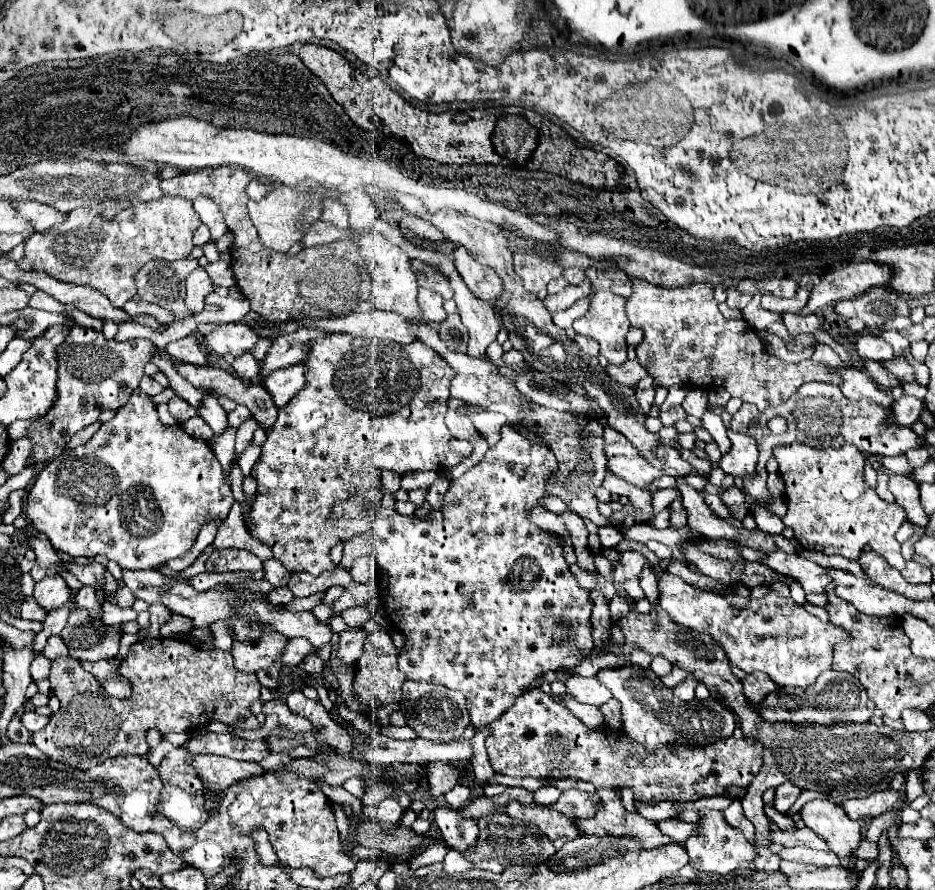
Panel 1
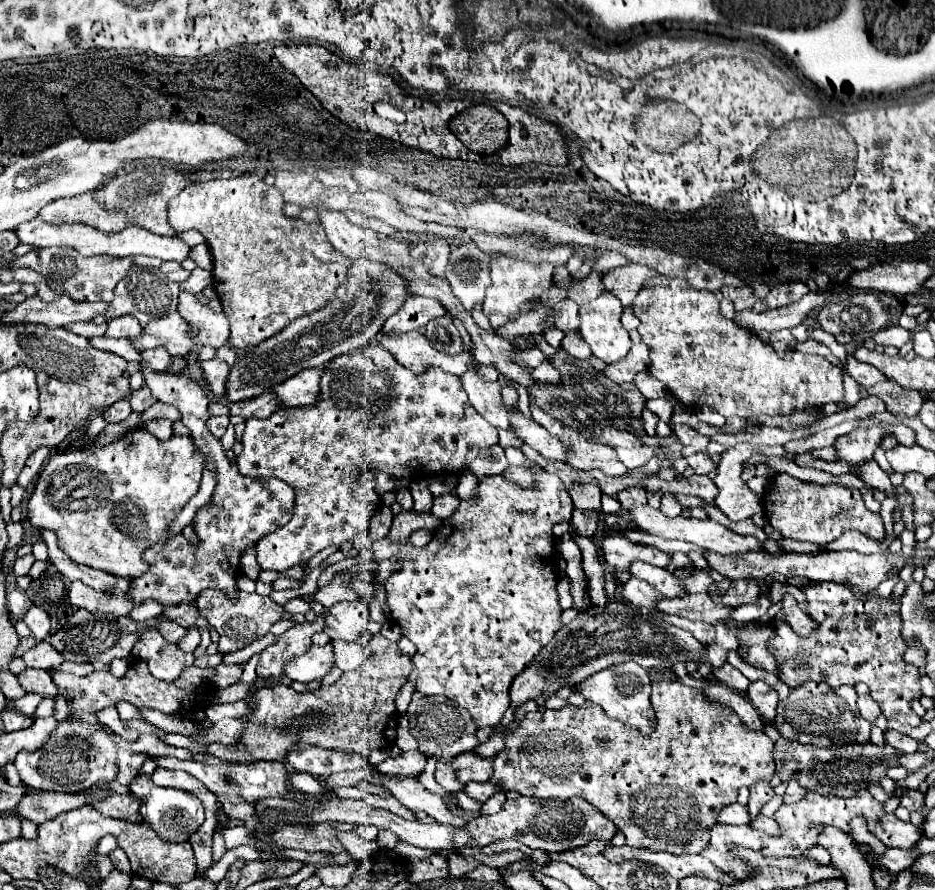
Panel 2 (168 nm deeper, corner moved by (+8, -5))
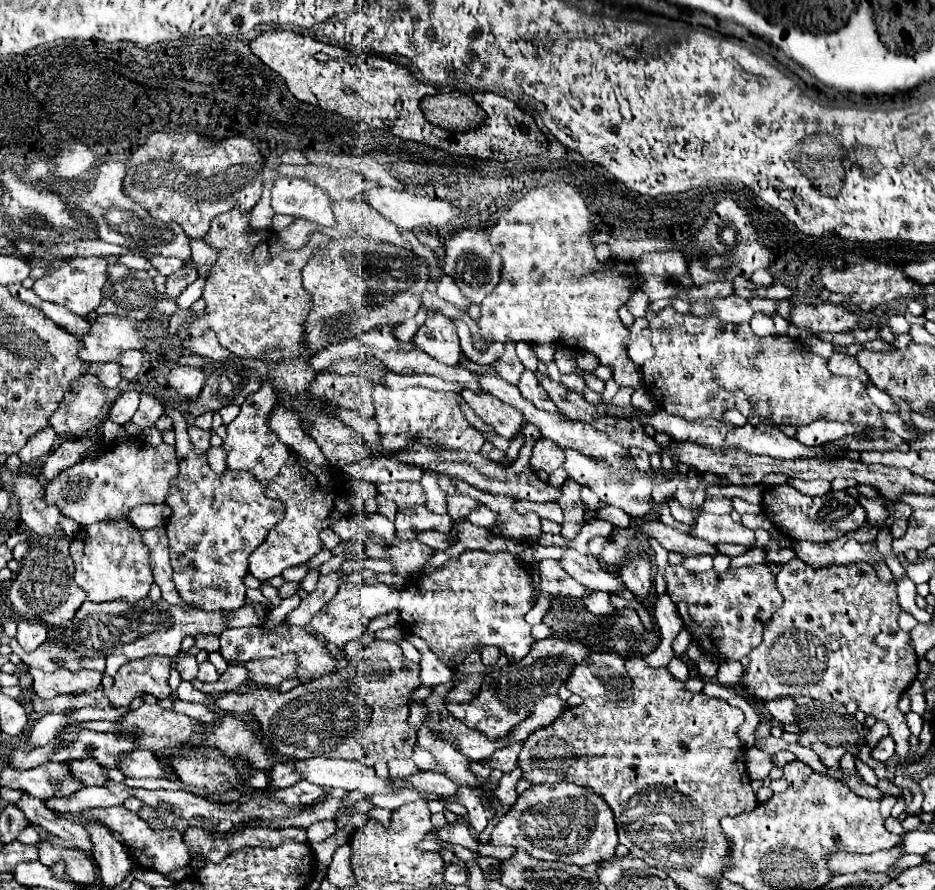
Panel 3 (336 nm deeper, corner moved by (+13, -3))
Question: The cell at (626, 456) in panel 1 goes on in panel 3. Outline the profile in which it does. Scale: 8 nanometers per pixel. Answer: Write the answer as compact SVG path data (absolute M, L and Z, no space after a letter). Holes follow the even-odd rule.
M524 371L522 373L522 377L520 377L520 381L518 381L518 385L516 385L518 389L520 389L520 393L528 399L528 401L532 401L538 409L544 409L544 411L548 411L548 413L558 413L558 407L552 403L552 399L548 397L548 393L542 389L542 385L538 383L538 377L532 373L532 371Z

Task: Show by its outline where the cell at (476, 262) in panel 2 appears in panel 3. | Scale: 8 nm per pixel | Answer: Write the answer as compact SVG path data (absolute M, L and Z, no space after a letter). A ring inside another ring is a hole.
M462 229L444 245L444 249L446 249L442 267L444 273L456 281L456 285L472 305L480 305L482 299L494 291L496 283L500 283L500 271L502 271L500 255L492 249L488 237L478 229Z

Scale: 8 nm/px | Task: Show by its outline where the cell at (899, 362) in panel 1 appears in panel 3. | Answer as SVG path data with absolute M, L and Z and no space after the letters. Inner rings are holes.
M834 351L832 357L828 359L828 369L834 375L842 375L842 377L854 377L860 379L862 383L868 383L868 375L866 371L856 363L854 357L842 353L842 351Z

